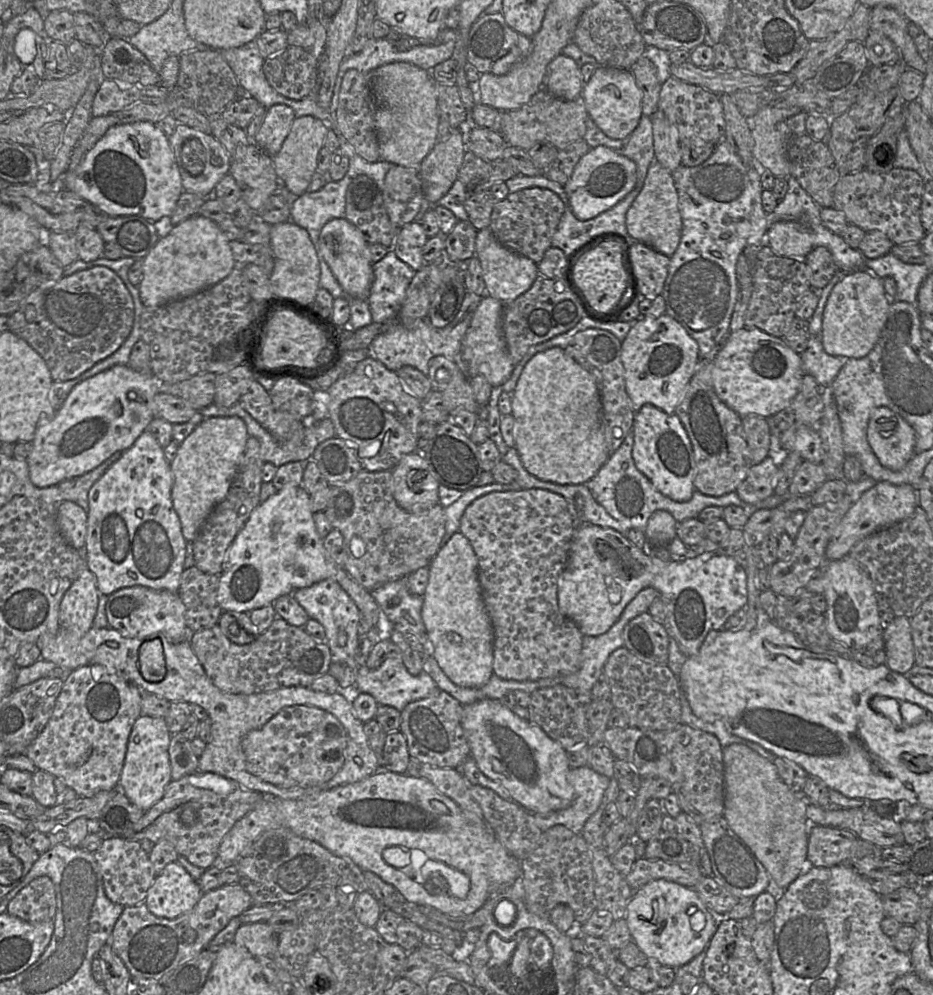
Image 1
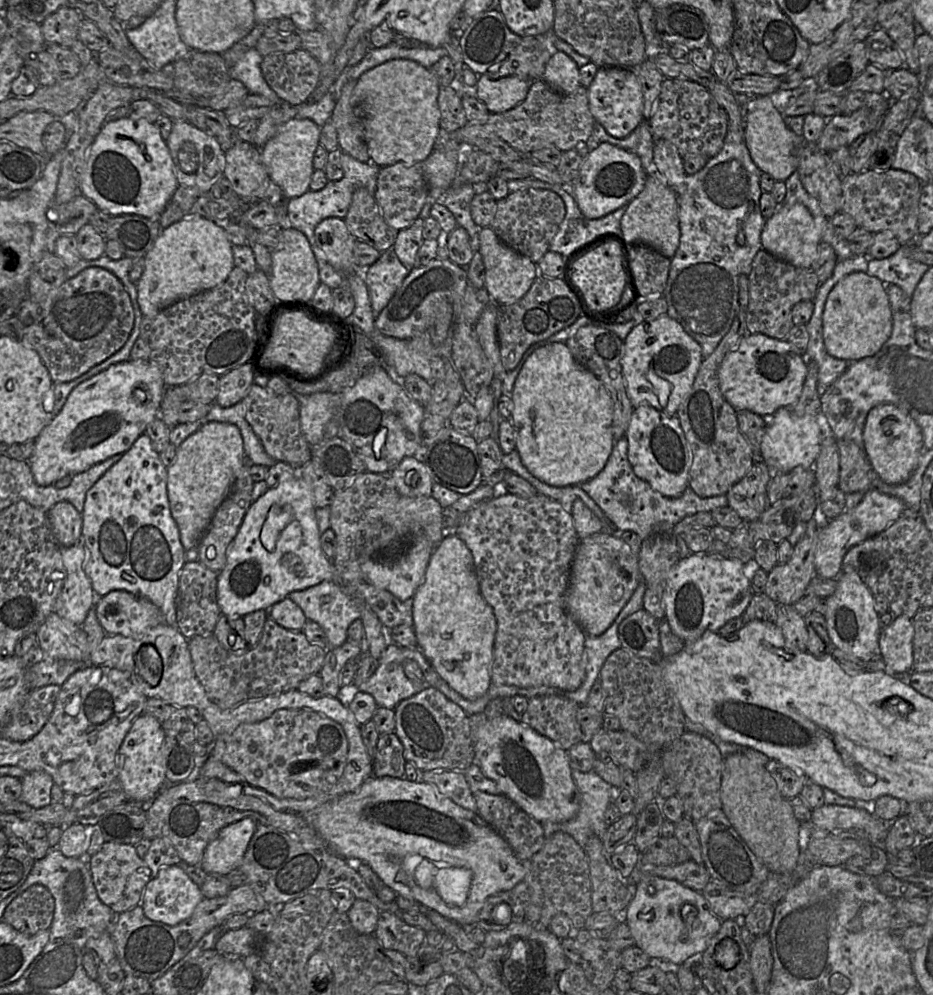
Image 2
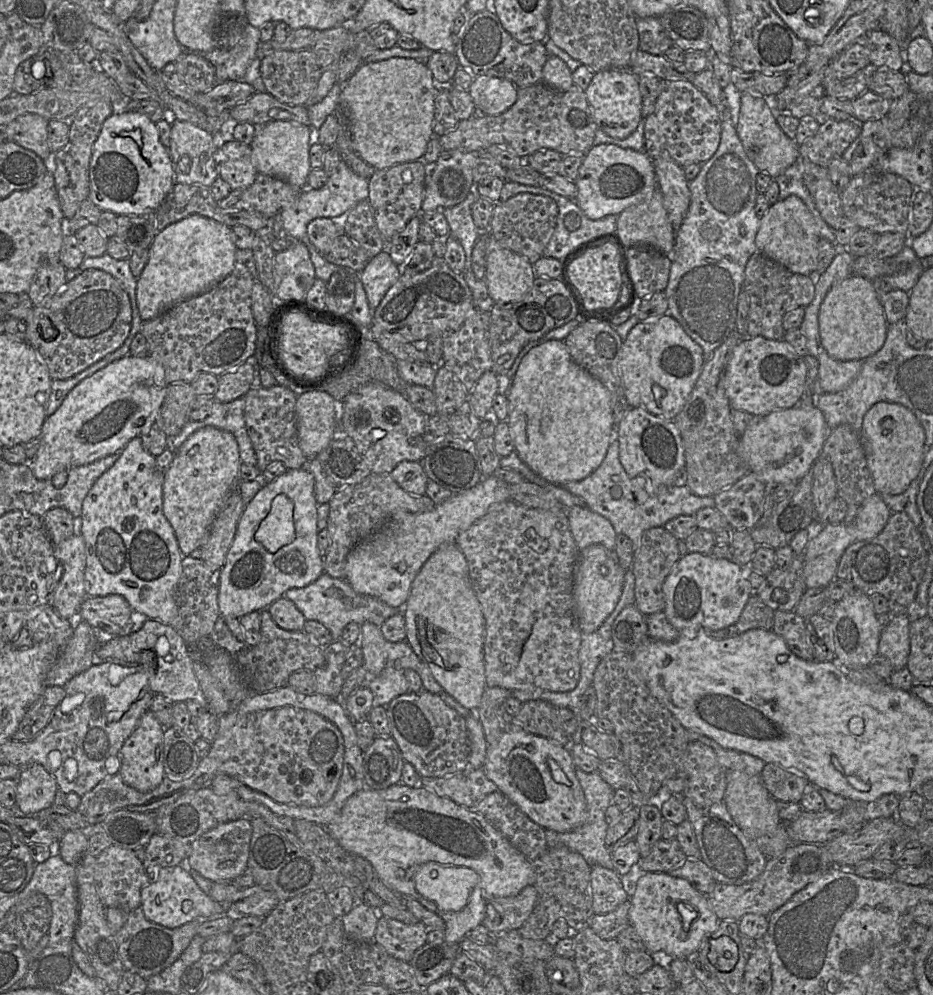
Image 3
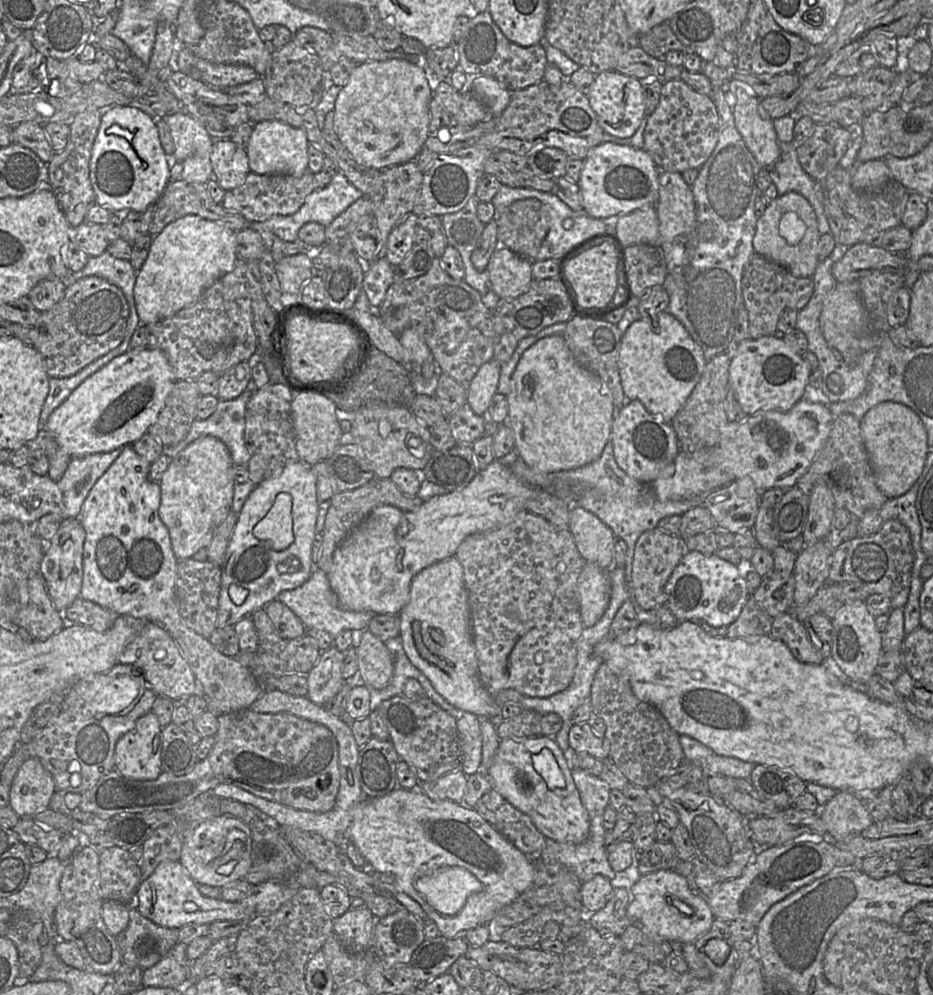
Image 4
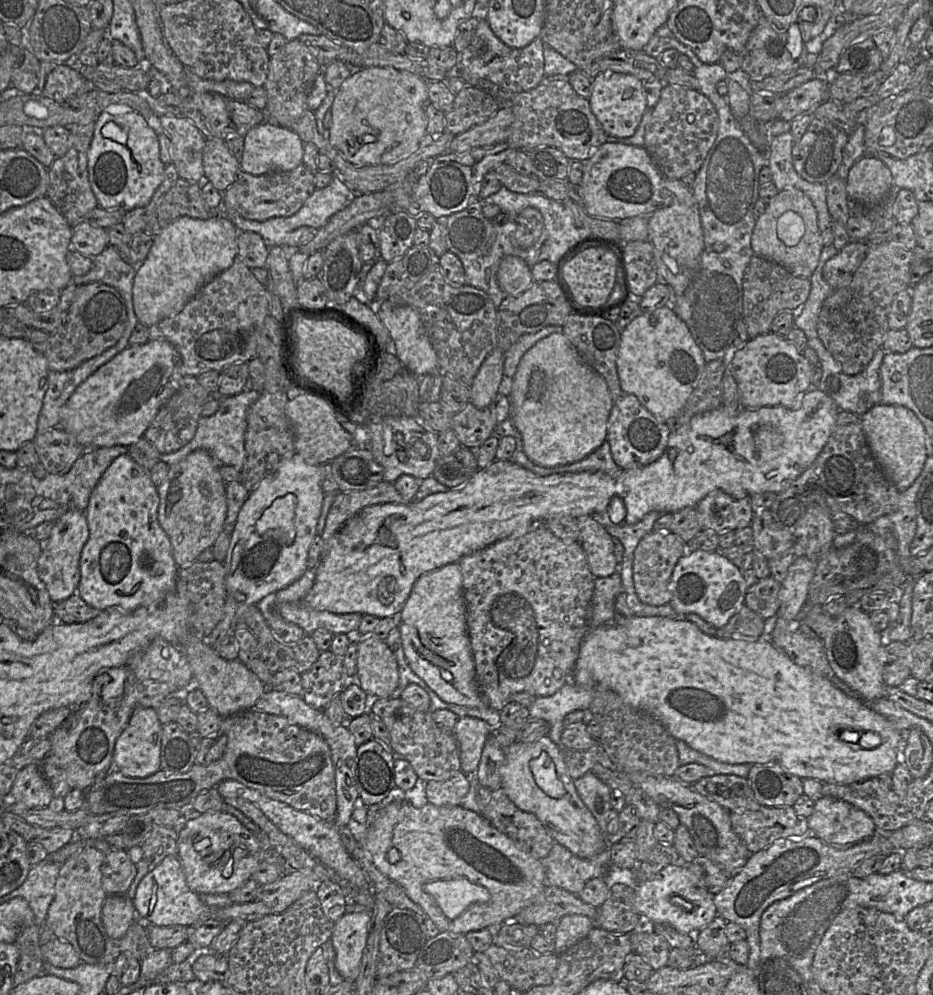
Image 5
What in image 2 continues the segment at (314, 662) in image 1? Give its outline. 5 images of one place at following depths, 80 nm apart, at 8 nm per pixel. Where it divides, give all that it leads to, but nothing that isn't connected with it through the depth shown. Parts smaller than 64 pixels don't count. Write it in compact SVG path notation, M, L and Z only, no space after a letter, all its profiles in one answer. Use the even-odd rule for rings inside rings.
M270 615L259 641L246 650L228 650L214 634L196 635L188 641L195 674L209 699L221 709L297 688L302 680L320 672L328 650L310 641L303 631L280 626Z

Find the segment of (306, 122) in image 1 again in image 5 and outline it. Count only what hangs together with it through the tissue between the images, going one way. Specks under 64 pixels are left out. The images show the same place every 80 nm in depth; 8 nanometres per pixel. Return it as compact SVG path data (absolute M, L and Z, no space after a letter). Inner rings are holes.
M265 121L250 129L245 135L240 168L252 175L288 172L303 163L303 154L304 143L295 131L279 126L272 121Z

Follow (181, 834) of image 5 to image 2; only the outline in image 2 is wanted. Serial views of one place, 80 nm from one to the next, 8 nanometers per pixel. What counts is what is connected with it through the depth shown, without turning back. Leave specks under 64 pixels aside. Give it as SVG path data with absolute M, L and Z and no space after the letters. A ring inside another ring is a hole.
M245 817L223 827L207 845L201 868L207 874L218 873L225 876L239 869L257 824L255 819Z

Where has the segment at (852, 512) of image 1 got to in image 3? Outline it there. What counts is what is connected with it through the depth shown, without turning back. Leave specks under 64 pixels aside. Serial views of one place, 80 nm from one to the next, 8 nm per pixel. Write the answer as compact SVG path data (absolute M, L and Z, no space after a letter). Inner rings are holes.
M876 493L868 497L858 509L855 519L850 523L826 523L818 535L811 538L803 552L803 576L807 588L826 587L834 578L839 559L846 548L858 541L873 538L886 526L892 512Z

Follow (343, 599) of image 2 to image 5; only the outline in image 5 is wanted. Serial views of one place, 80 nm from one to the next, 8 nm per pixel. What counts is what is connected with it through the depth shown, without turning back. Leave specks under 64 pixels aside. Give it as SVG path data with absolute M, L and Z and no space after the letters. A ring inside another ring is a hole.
M307 569L298 580L277 591L274 596L277 611L286 621L301 627L307 635L326 629L334 635L356 636L362 614L334 614L307 605L305 597L311 590L315 577L315 569Z

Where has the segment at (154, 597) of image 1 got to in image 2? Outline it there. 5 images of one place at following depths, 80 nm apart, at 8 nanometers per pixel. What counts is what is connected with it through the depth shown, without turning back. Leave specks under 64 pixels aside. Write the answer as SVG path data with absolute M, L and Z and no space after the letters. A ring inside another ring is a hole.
M114 590L105 596L97 597L94 607L100 625L106 634L110 635L138 637L150 628L165 623L163 614L154 603L125 590Z

